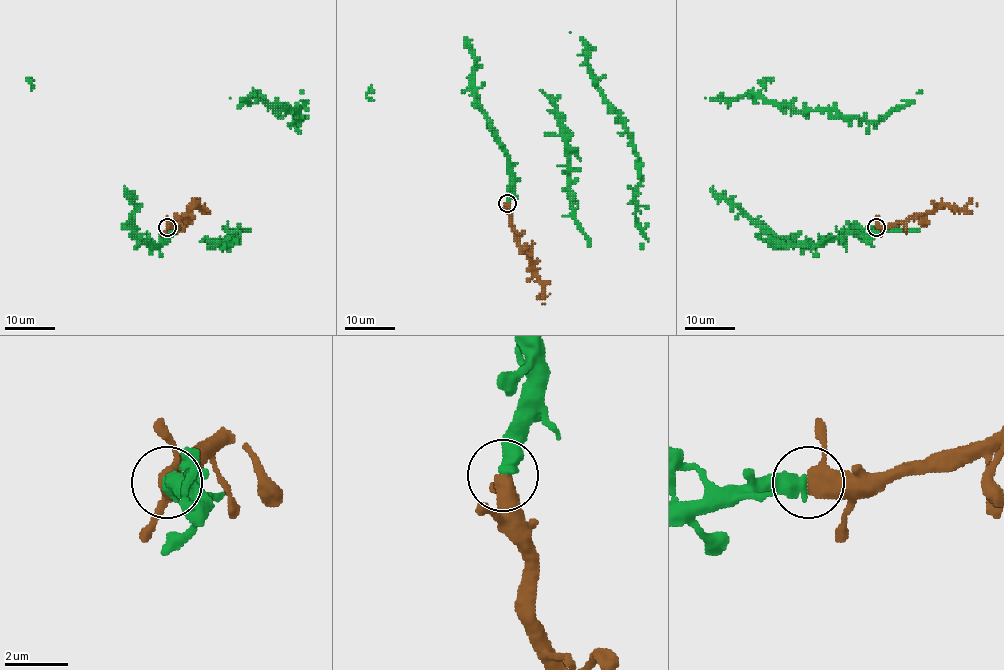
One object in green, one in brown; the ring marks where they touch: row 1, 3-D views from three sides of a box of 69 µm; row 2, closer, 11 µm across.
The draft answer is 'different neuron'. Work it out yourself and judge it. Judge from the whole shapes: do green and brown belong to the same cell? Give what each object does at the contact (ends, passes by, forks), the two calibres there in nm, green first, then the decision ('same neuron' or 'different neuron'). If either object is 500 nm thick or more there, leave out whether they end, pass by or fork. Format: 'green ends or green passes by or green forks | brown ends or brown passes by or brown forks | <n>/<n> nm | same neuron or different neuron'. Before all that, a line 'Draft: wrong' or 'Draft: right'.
Draft: wrong
550/420 nm | same neuron

